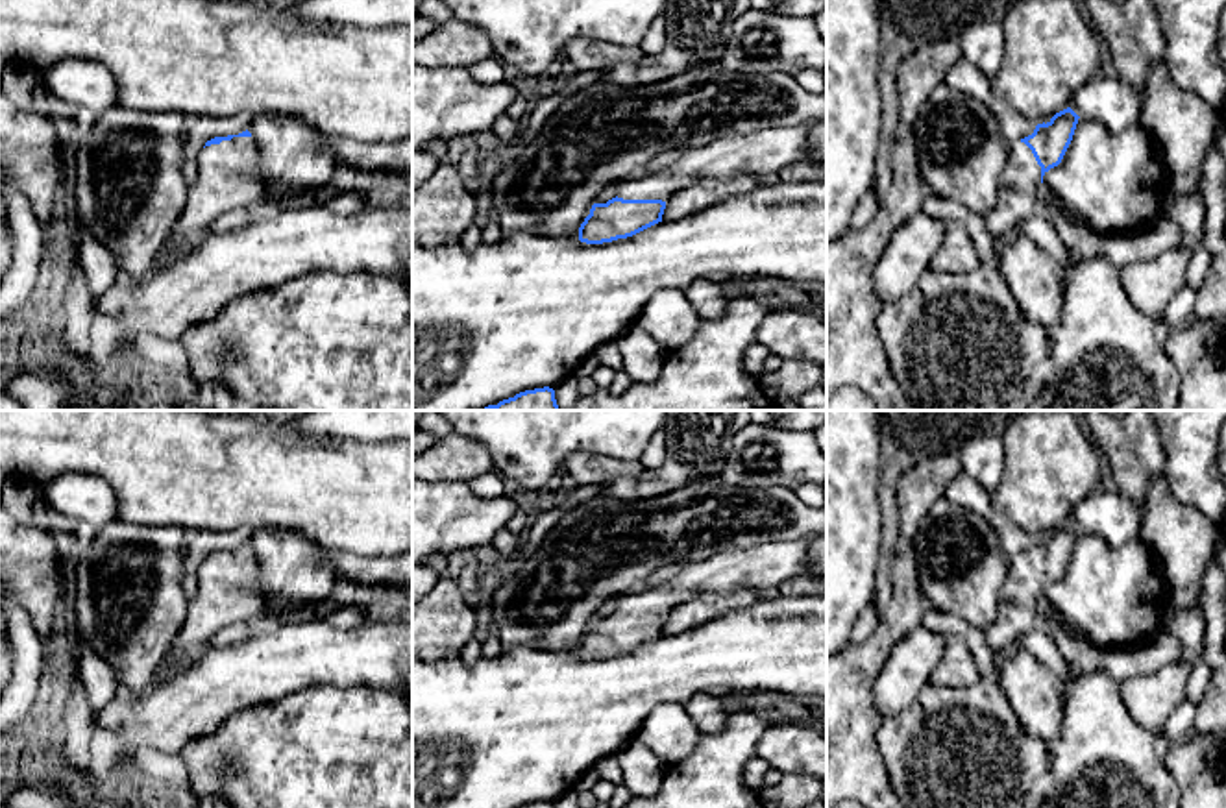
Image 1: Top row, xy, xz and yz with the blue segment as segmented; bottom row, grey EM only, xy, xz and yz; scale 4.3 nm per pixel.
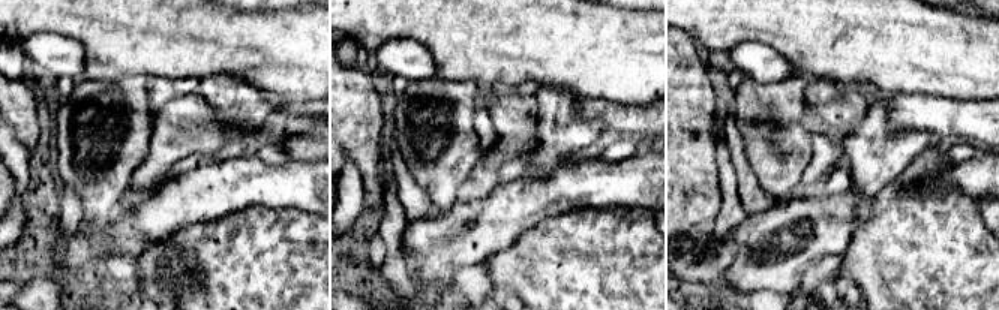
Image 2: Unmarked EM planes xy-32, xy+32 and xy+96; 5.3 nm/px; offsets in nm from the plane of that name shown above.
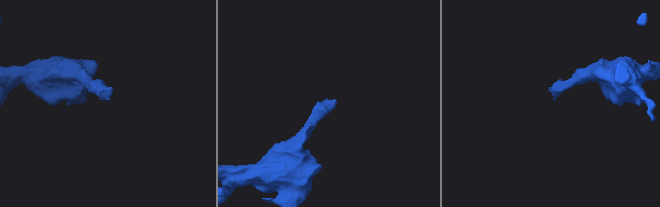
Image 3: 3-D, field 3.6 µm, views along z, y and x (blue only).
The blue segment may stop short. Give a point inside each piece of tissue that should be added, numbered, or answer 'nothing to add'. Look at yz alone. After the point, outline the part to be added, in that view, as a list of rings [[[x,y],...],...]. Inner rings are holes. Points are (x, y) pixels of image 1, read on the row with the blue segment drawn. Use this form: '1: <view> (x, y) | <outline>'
1: yz (1017, 187) | [[[1021,141],[1008,144],[1008,161],[999,179],[999,203],[986,216],[993,240],[1013,239],[1023,220],[1043,213],[1039,183],[1041,166],[1032,150]]]

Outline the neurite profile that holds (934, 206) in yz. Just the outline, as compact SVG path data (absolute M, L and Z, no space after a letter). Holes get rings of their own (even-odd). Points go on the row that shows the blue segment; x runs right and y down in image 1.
M928 192L923 200L923 213L943 222L954 220L967 227L969 235L975 240L975 246L982 261L997 259L995 240L986 226L986 216L973 213L962 203L945 200L934 192Z

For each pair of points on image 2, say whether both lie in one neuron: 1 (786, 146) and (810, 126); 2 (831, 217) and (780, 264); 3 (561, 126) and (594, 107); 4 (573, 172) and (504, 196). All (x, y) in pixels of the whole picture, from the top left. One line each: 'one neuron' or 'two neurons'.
1: two neurons
2: one neuron
3: two neurons
4: one neuron

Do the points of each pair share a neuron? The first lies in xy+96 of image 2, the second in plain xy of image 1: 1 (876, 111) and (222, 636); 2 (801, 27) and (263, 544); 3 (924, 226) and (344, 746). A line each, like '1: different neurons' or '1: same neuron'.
1: same neuron
2: different neurons
3: same neuron

